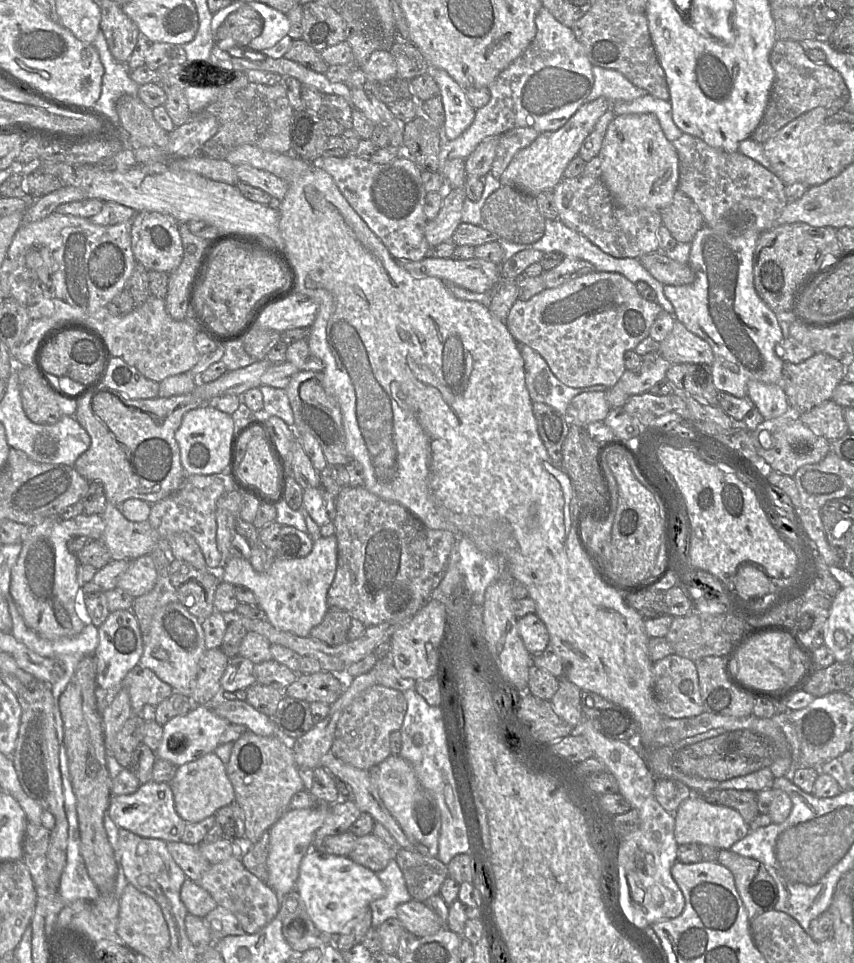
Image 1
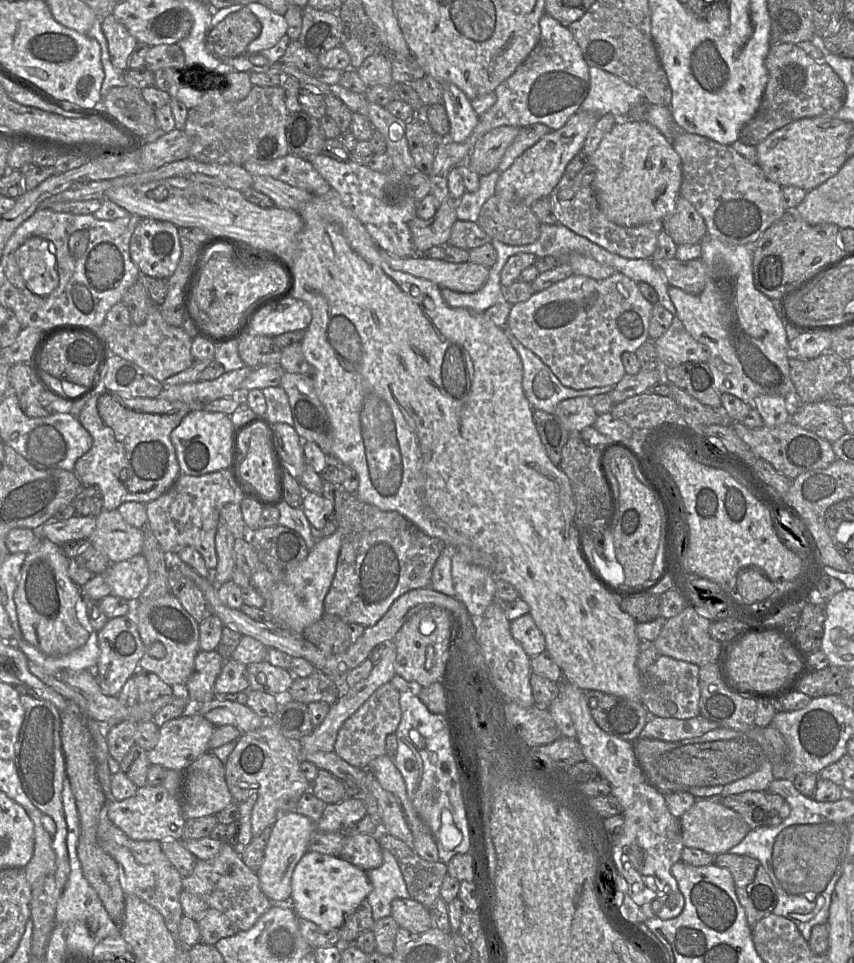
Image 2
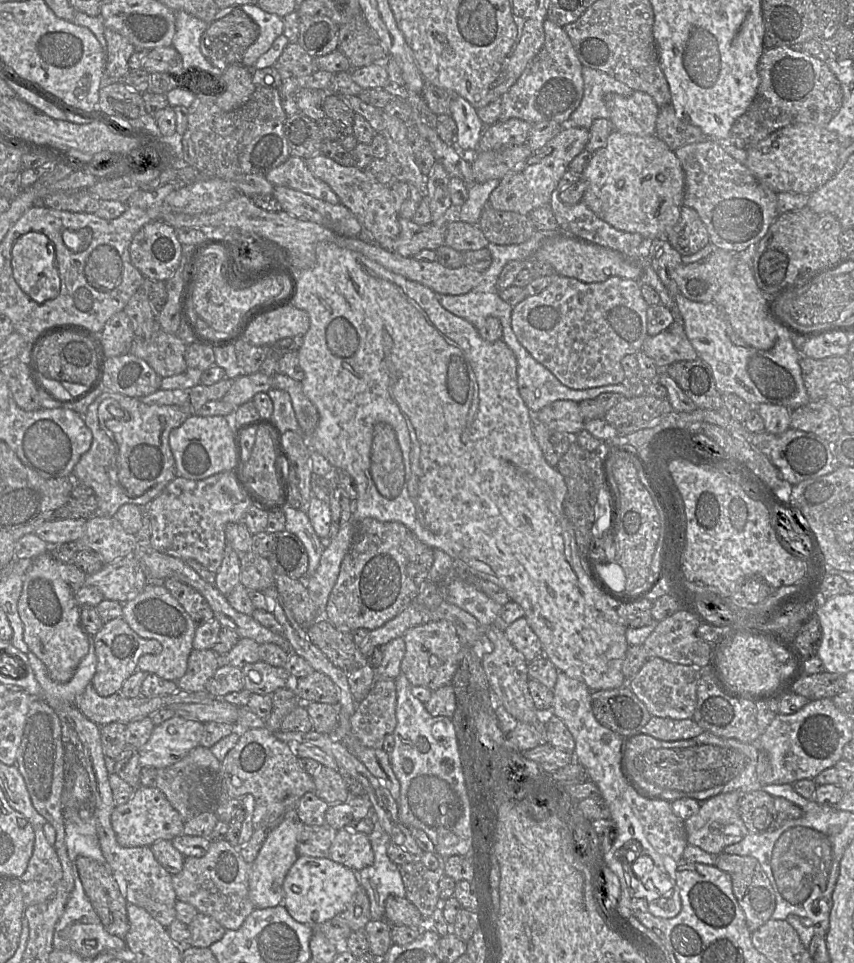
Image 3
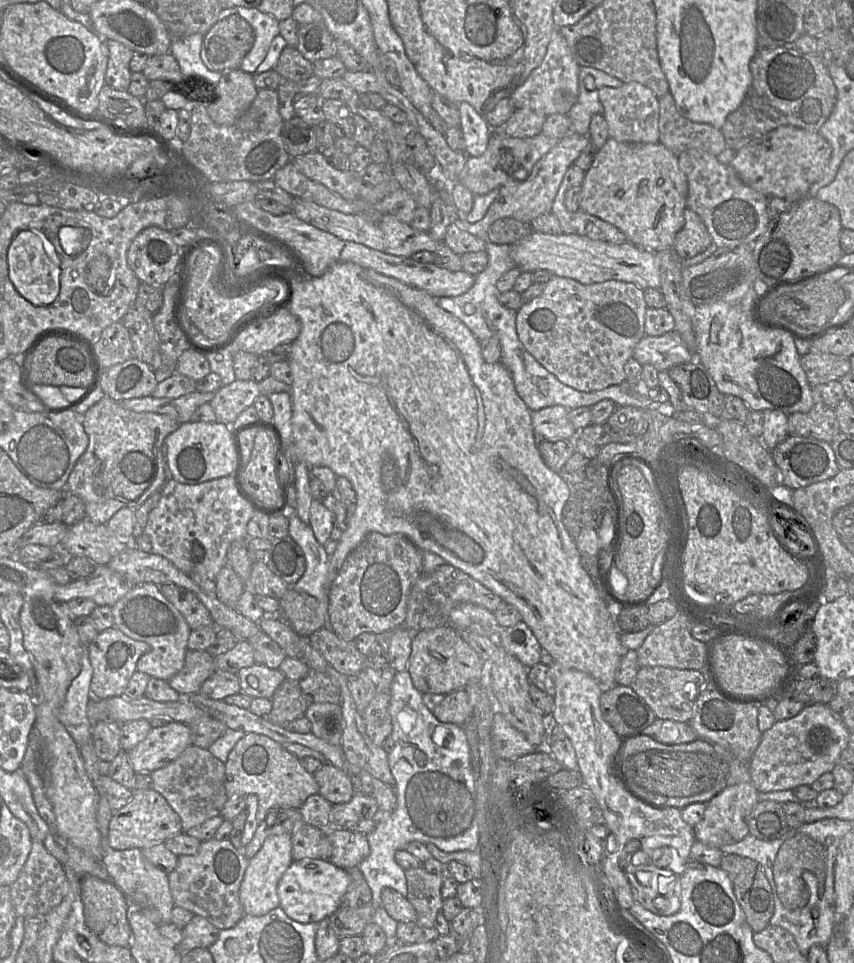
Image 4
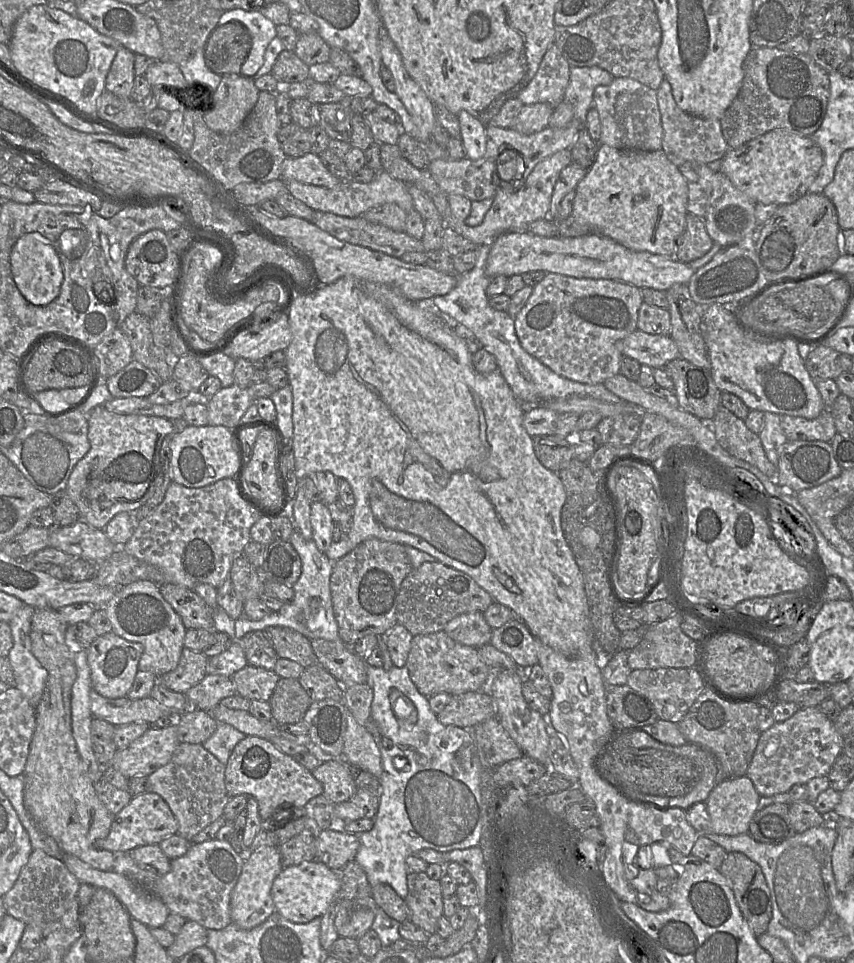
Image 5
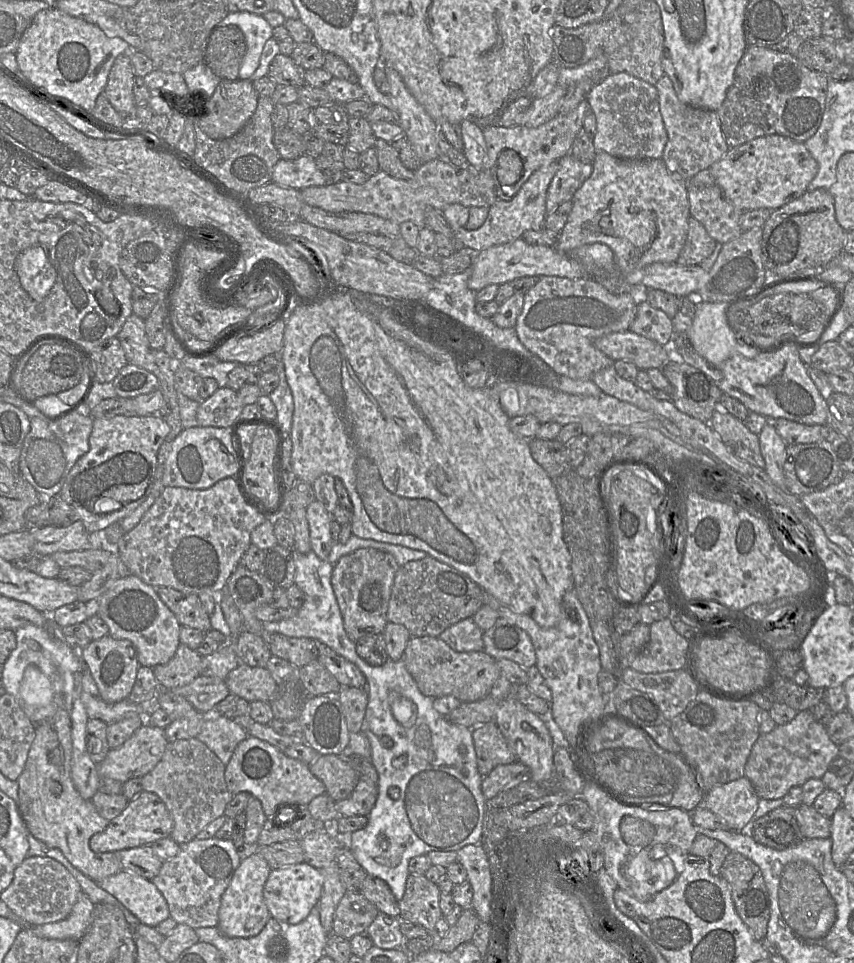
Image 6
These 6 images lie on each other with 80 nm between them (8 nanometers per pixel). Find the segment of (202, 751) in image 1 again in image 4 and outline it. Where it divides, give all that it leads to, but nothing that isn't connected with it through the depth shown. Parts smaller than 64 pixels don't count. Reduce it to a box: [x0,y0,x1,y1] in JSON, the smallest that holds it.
[125,721,192,773]

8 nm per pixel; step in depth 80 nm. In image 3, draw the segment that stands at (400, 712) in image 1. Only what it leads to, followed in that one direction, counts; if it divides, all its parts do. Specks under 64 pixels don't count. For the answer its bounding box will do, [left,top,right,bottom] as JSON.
[350,679,397,749]

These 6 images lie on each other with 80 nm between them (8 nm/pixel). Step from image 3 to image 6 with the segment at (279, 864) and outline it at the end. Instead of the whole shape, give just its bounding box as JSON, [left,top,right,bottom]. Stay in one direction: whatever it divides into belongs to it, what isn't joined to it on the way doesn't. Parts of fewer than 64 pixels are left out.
[218,851,271,938]

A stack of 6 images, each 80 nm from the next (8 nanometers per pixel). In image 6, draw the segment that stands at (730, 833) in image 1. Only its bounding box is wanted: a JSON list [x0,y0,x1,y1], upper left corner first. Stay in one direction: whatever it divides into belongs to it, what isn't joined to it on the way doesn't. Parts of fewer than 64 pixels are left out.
[703,776,759,831]

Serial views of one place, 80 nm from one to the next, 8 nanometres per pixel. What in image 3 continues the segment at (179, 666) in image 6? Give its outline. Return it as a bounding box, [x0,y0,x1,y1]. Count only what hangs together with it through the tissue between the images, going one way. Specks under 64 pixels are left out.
[176,649,221,692]

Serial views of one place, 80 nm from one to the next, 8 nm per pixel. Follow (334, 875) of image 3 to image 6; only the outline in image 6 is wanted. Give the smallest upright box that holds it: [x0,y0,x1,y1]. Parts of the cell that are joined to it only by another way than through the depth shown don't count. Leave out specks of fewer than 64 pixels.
[263,862,322,924]

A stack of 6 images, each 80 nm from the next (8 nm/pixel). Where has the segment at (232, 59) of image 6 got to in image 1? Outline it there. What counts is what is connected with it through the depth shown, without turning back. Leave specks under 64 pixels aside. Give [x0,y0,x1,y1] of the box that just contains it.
[215,4,263,51]

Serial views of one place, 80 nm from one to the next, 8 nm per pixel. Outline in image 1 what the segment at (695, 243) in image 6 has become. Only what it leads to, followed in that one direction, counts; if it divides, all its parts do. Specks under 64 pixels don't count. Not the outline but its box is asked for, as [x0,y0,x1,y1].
[660,189,704,243]

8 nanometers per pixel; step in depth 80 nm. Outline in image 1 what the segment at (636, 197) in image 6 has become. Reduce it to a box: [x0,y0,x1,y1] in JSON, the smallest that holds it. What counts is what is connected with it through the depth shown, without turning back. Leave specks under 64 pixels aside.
[597,114,679,211]

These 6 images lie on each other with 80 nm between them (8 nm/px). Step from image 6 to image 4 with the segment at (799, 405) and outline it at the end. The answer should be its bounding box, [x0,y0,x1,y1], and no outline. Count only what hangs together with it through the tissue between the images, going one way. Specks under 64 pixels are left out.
[694,291,814,415]

